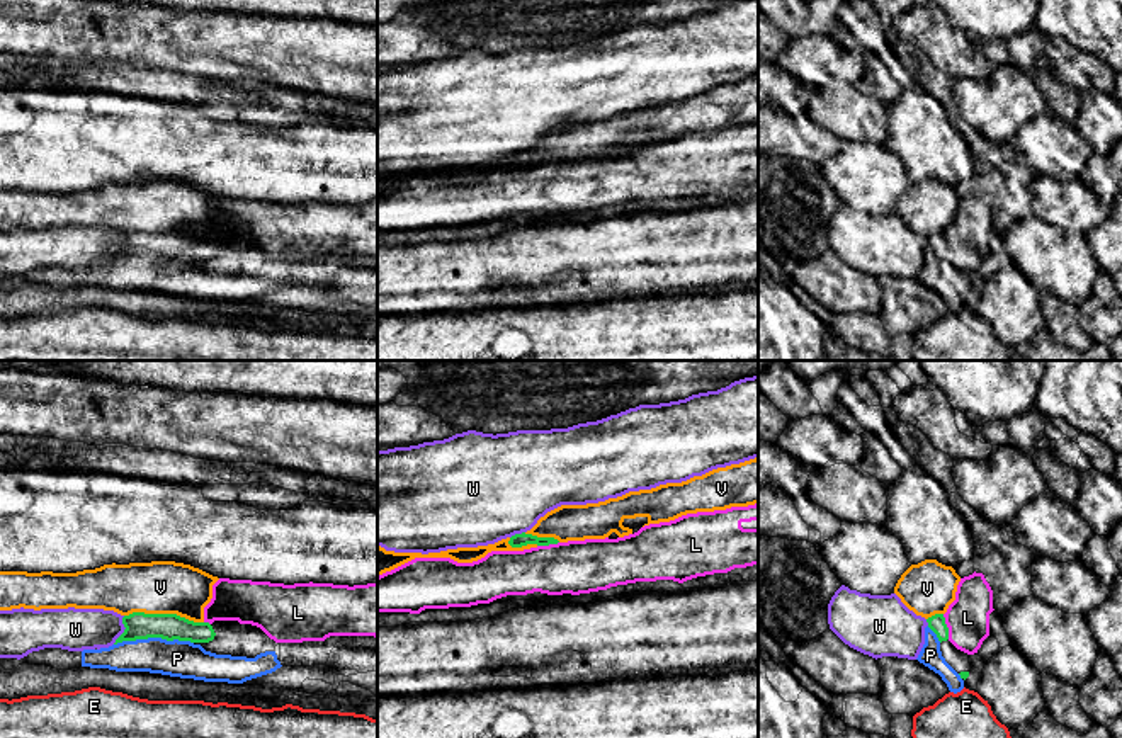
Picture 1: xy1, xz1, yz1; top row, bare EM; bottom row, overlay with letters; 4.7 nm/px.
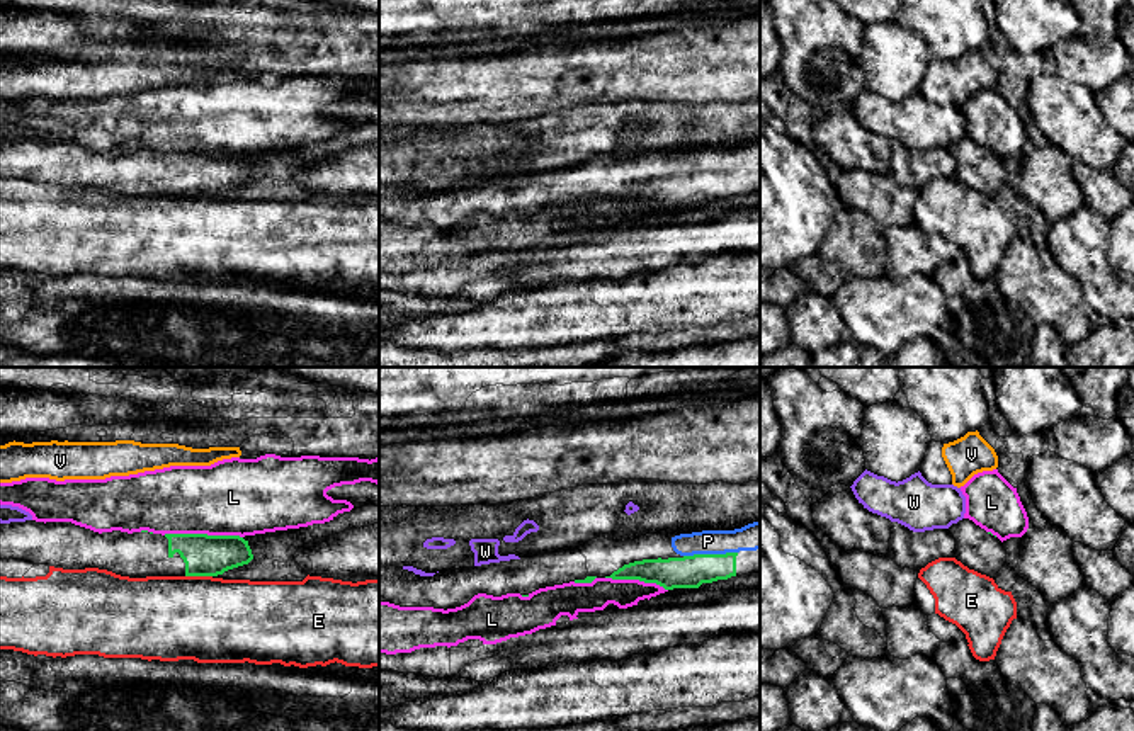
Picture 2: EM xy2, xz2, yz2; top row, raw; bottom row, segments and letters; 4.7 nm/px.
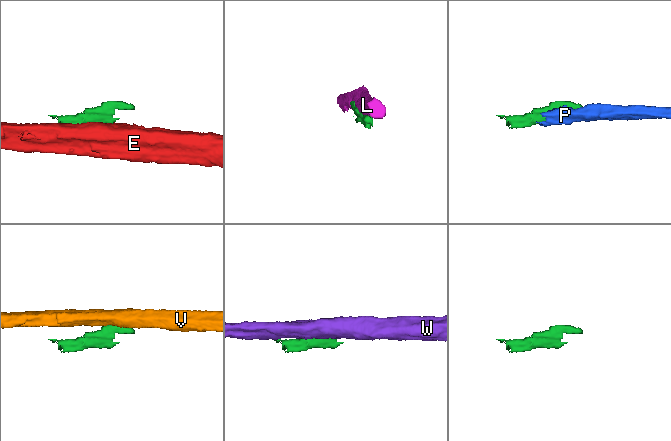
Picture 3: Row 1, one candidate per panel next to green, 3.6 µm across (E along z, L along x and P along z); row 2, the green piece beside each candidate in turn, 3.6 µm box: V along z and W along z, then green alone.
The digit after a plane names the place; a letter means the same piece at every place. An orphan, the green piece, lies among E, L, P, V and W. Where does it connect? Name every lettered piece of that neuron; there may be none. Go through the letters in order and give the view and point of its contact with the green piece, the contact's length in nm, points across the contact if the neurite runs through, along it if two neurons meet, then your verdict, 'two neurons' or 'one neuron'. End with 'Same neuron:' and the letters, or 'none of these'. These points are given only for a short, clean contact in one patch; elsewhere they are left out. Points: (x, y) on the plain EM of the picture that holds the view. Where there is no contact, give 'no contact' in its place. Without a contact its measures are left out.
E: xy2 (199, 194) | 130 nm | two neurons
L: xy2 (203, 153) | 380 nm | two neurons
P: xy1 (153, 255) | 380 nm | one neuron
V: xy1 (164, 233) | 380 nm | along xy1 (124, 233), (175, 232), (203, 242) | two neurons
W: xy1 (124, 249) | 150 nm | two neurons
Same neuron: P

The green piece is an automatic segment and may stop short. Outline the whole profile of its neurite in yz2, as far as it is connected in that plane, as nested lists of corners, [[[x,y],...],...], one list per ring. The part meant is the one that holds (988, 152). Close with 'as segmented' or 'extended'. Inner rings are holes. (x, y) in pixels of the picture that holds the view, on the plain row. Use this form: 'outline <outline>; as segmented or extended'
outline [[[962,138],[947,148],[955,158],[955,178],[969,189],[995,197],[1006,184],[1003,162],[969,138]]]; extended

